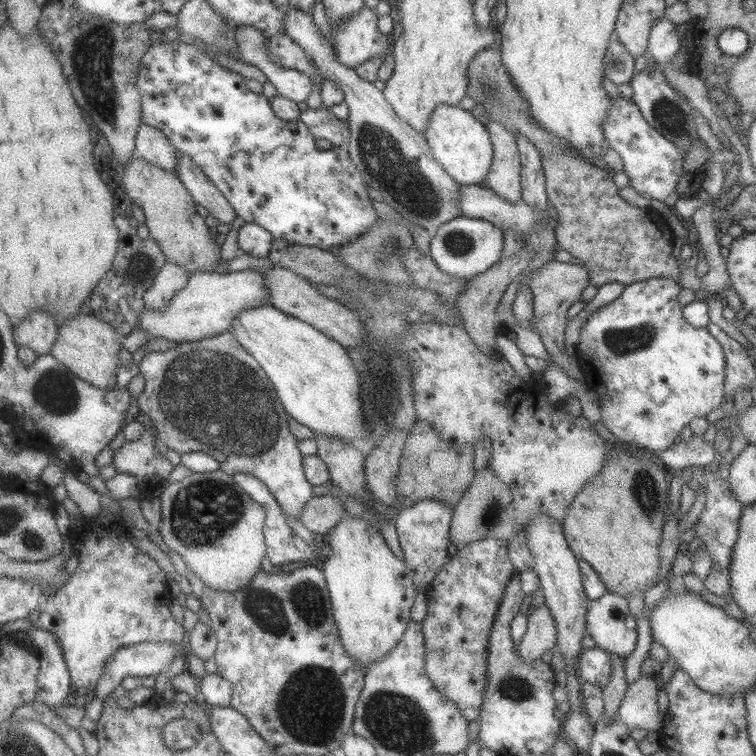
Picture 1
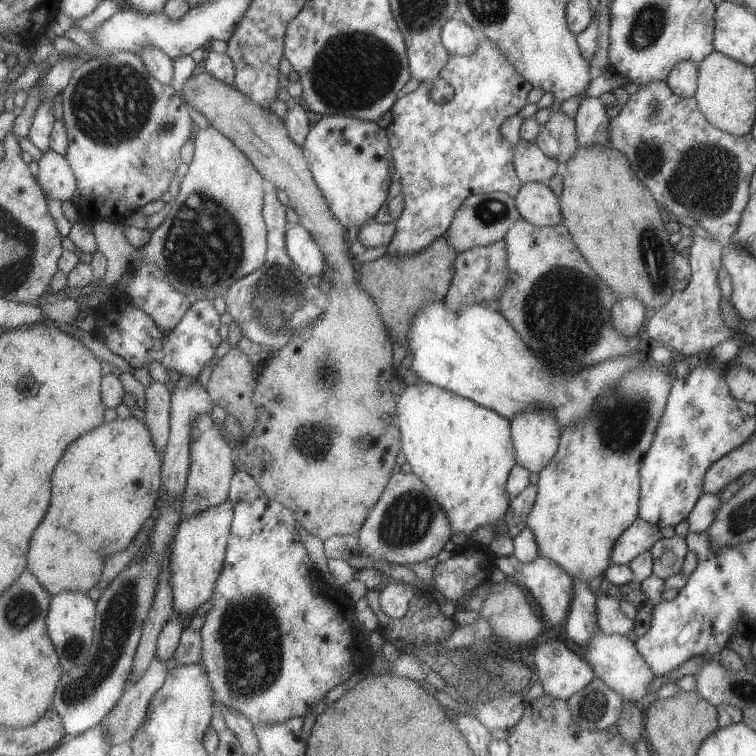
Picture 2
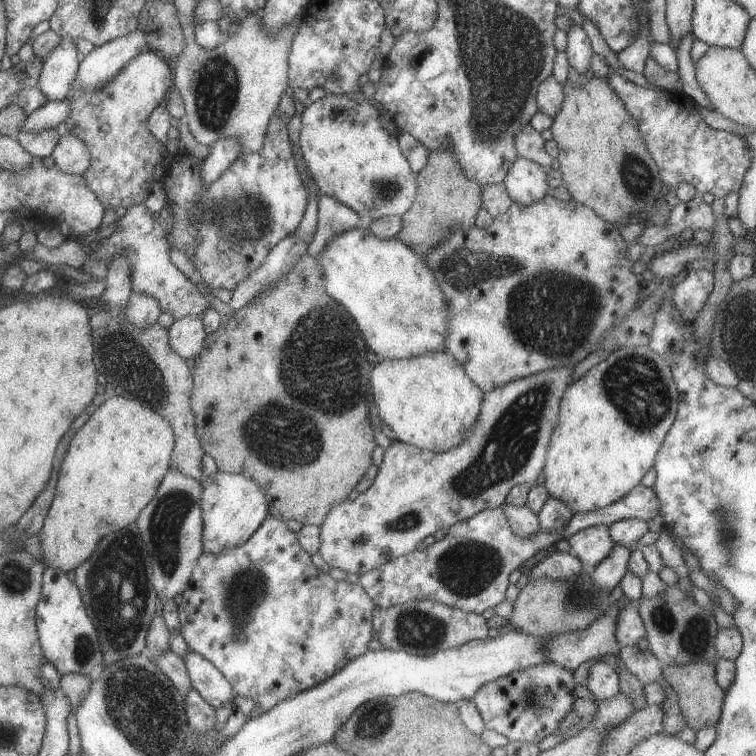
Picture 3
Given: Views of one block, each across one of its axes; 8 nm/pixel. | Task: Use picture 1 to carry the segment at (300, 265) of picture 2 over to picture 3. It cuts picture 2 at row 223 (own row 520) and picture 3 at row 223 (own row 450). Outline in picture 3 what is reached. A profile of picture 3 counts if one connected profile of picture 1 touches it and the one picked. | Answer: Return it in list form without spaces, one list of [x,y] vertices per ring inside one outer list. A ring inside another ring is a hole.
[[[279,112],[270,116],[261,150],[243,153],[208,185],[200,181],[200,162],[186,150],[181,158],[181,168],[165,169],[161,180],[164,199],[173,216],[171,232],[166,232],[170,246],[183,252],[199,271],[202,280],[210,288],[226,288],[232,291],[246,276],[263,264],[270,248],[287,235],[296,232],[306,208],[306,192],[297,172],[286,121]]]

